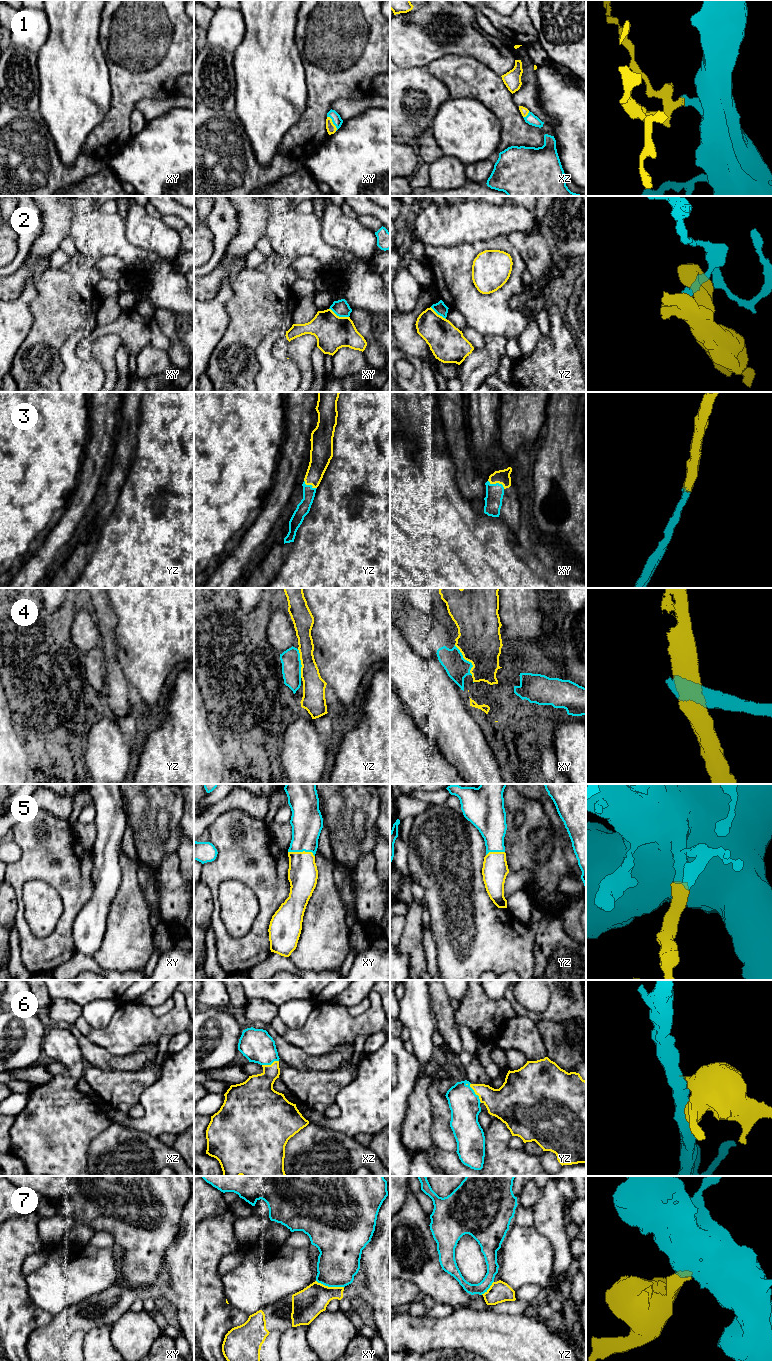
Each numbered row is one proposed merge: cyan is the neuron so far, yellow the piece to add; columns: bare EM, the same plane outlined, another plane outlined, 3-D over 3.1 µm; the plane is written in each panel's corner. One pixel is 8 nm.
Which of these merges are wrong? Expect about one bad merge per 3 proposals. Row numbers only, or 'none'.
2, 4, 7

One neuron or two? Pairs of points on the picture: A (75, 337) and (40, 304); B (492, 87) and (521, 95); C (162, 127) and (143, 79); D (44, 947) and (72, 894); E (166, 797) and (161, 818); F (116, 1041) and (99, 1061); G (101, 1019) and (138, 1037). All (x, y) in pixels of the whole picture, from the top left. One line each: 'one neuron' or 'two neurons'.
A: two neurons
B: two neurons
C: two neurons
D: one neuron
E: two neurons
F: two neurons
G: two neurons

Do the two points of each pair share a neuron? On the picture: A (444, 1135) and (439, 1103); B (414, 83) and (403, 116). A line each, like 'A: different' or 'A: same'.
A: same
B: same

